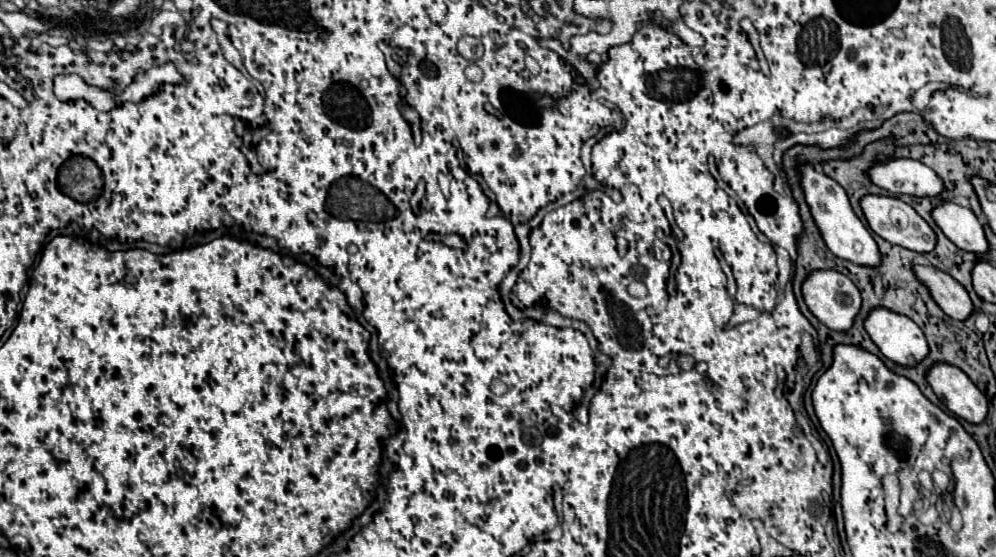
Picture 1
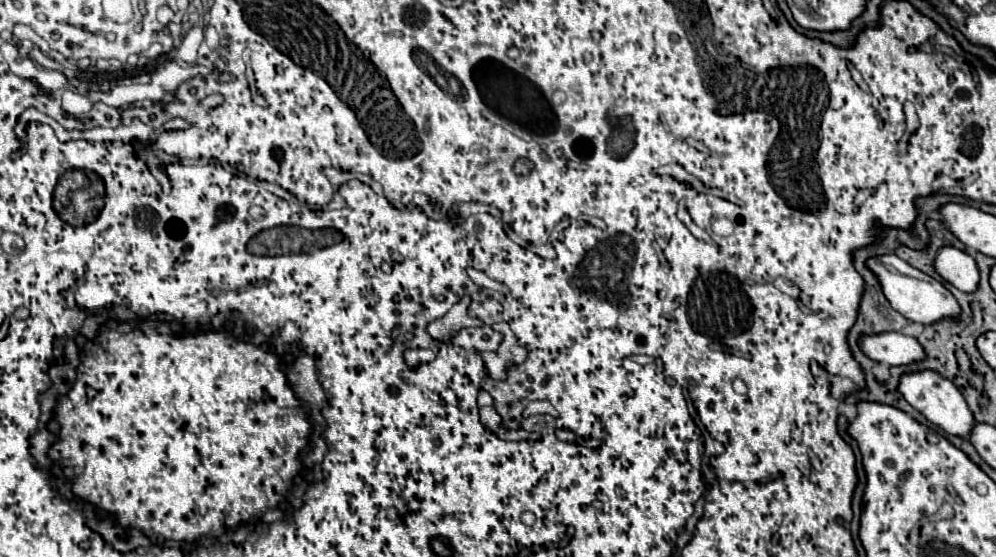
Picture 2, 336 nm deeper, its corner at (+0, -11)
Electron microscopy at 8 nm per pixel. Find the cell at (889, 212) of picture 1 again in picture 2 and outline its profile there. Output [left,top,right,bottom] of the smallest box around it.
[935,247,979,293]

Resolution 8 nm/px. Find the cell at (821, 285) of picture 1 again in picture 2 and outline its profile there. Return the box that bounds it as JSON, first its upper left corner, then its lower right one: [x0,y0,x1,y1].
[861,333,925,365]

